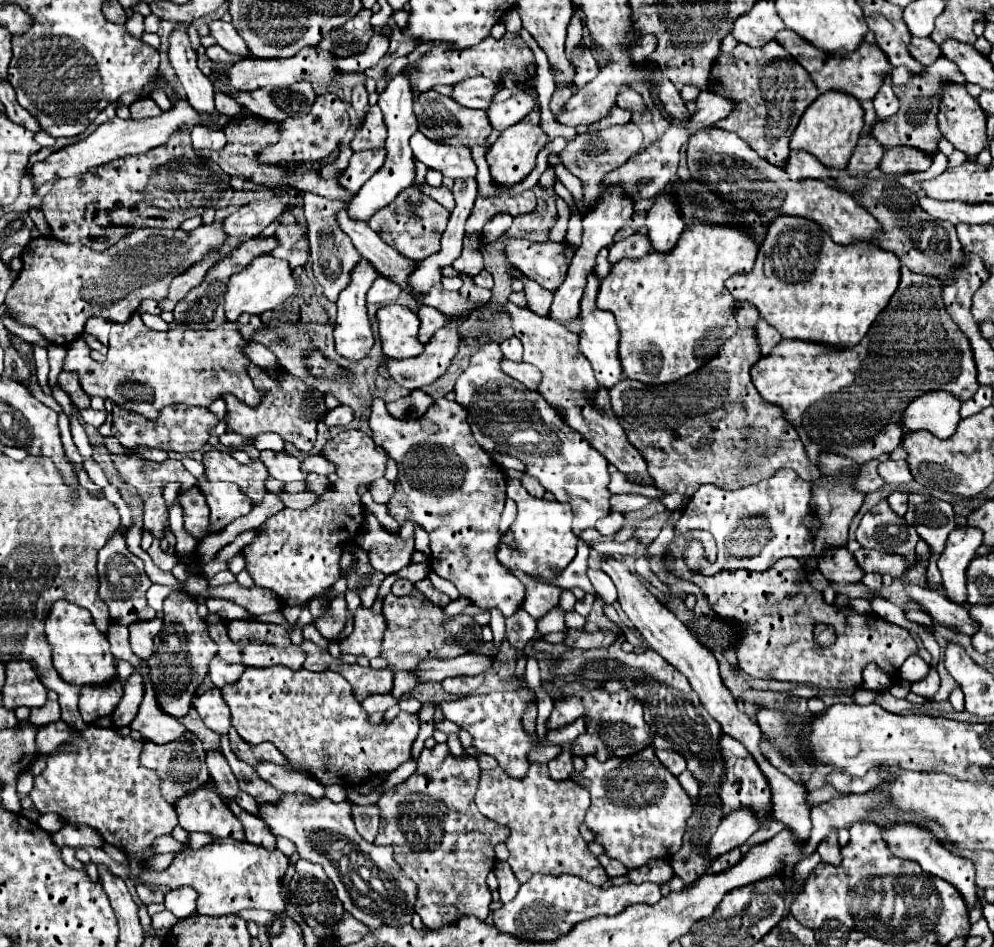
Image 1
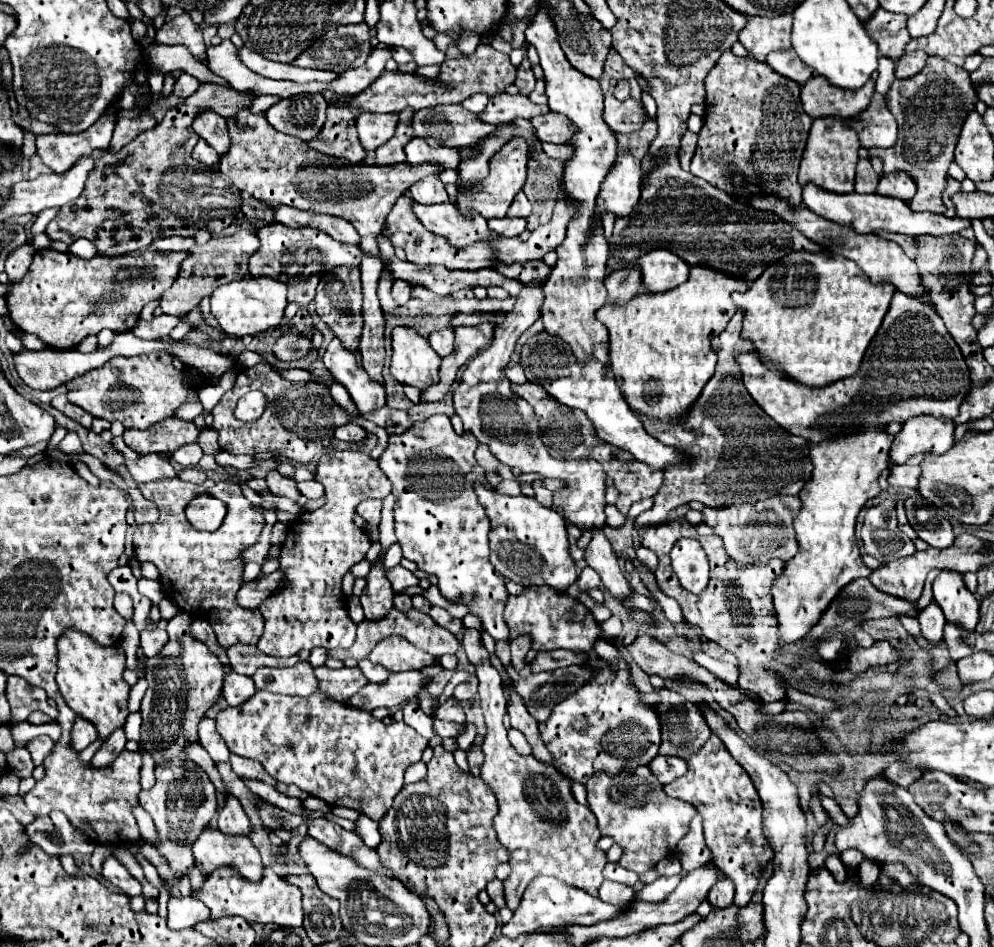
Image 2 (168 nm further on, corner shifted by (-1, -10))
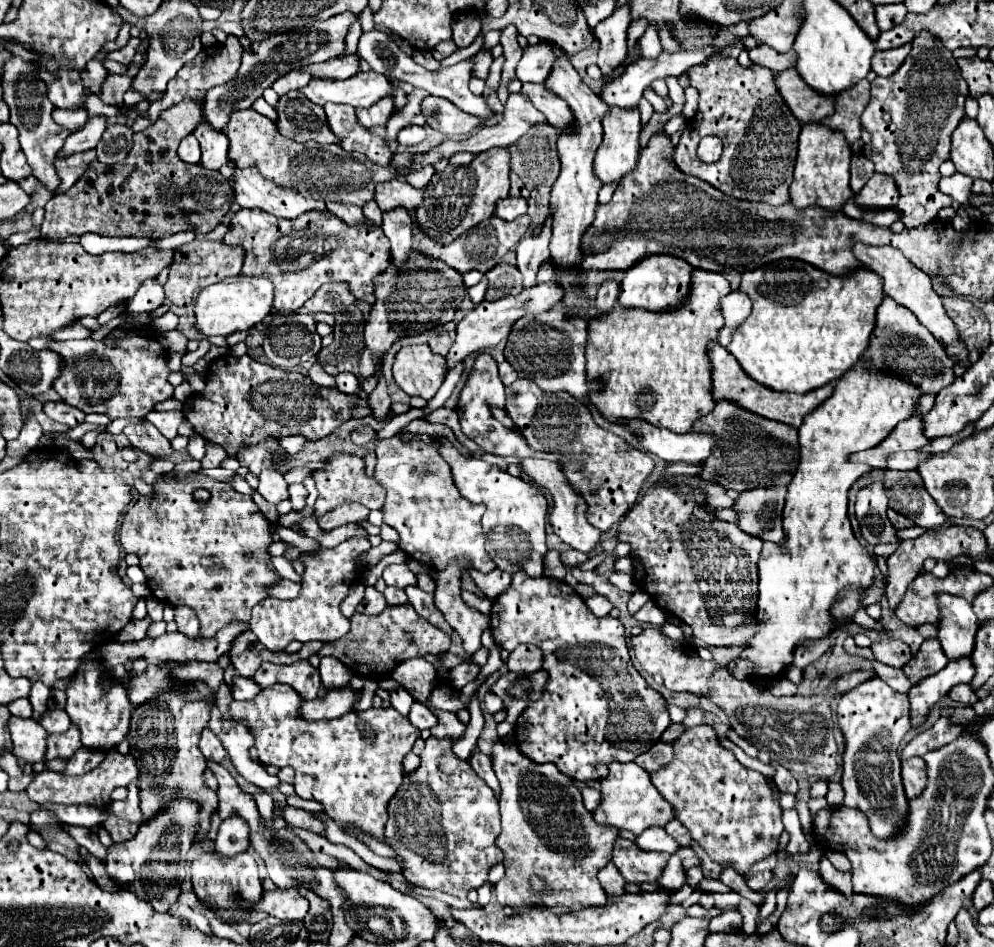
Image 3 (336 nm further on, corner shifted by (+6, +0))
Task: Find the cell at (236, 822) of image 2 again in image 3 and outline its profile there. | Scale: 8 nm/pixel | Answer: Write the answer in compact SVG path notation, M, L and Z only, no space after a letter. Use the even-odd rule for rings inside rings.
M228 817L220 823L214 849L222 857L234 857L236 853L248 849L248 835L250 827L246 825L246 821L242 821L240 817Z

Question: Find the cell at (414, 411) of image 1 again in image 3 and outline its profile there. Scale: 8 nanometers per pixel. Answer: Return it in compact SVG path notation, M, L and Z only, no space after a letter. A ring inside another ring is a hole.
M222 355L222 357L216 357L208 367L206 389L184 401L184 415L200 437L222 445L230 457L236 457L242 445L252 445L252 441L266 441L266 437L282 439L288 435L302 435L306 441L324 439L340 423L368 417L370 405L362 395L346 395L346 393L338 393L338 389L320 387L304 373L282 371L278 367L258 363L250 355L242 355L242 357Z

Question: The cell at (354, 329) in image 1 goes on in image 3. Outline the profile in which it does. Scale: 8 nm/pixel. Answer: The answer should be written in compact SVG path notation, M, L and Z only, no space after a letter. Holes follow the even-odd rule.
M424 417L414 419L412 423L408 423L394 437L376 441L376 449L374 451L376 451L378 463L376 463L376 469L374 469L374 479L378 479L384 485L384 489L386 489L386 503L382 507L384 523L390 525L390 527L394 527L398 531L398 535L400 535L400 549L408 557L414 557L416 561L420 561L420 563L436 569L436 571L444 571L454 557L464 557L480 573L494 571L496 565L494 565L494 561L488 557L488 553L484 549L484 541L486 539L484 539L482 525L480 525L480 517L484 513L484 505L482 503L466 501L458 493L458 487L454 485L454 477L450 477L450 465L446 465L446 461L442 461L442 455L438 453L438 445L424 443L424 441L418 441L418 439L404 441L400 437L402 433L416 433L416 435L428 433L428 435L444 435L444 437L450 437L450 441L454 441L454 445L458 445L458 451L464 457L472 457L470 451L464 445L458 443L458 439L454 437L454 433L452 433L450 427L440 425L440 423L430 423Z

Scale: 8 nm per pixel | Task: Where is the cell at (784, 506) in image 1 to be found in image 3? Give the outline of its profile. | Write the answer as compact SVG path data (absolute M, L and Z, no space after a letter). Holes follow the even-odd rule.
M786 487L752 489L740 493L734 501L734 511L738 513L736 525L740 531L754 535L762 541L784 543L782 529L782 509L784 509Z

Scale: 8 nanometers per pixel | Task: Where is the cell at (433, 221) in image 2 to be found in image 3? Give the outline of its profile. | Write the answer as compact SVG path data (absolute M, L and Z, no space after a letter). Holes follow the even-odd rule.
M392 179L376 187L376 203L382 211L402 207L414 215L418 205L422 205L422 191L414 189L404 179Z

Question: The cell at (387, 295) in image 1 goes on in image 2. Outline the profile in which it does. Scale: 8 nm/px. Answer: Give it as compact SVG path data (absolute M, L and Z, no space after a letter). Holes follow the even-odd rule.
M395 281L395 283L393 283L393 289L391 289L391 295L393 295L393 299L395 299L399 305L407 303L407 301L411 299L411 285L405 283L405 281Z

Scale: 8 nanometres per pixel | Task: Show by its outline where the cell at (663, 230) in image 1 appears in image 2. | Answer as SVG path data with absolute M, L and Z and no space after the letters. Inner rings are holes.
M665 249L645 253L641 259L637 259L637 267L641 271L643 287L651 295L675 289L689 279L689 265L673 251Z

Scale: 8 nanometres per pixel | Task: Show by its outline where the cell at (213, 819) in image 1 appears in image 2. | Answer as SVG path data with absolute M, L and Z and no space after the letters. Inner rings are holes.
M209 827L193 845L193 857L205 875L211 875L219 867L233 867L247 881L263 879L261 855L251 839L245 837L221 835L221 831Z

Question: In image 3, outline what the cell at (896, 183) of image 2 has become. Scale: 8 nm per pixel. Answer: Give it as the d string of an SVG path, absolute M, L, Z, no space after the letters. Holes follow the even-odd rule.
M874 173L864 189L858 193L856 203L866 209L888 209L898 203L898 185L894 185L892 177L882 173Z

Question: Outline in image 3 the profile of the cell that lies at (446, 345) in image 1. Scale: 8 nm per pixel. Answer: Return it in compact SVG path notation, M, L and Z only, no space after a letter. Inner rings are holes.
M548 281L548 283L536 285L536 287L528 289L528 291L522 291L516 297L502 297L498 301L482 301L472 311L468 311L462 321L458 321L458 325L456 325L456 341L454 341L452 349L450 349L450 353L446 355L446 371L454 369L470 353L478 353L478 351L484 351L488 347L498 345L510 333L512 325L520 317L526 317L526 315L536 317L536 315L548 311L550 307L554 307L560 299L562 299L560 285L556 281Z

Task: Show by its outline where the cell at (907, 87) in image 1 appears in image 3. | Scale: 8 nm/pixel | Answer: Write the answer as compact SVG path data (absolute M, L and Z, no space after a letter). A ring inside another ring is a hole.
M920 31L914 37L912 51L896 73L872 81L872 99L862 113L862 127L872 135L870 145L864 147L864 155L876 165L878 173L894 177L900 189L896 207L902 211L906 227L930 223L942 207L950 207L952 203L938 189L938 169L950 159L950 135L964 117L966 97L968 85L958 73L956 59L928 31ZM882 113L890 113L890 123L882 121Z

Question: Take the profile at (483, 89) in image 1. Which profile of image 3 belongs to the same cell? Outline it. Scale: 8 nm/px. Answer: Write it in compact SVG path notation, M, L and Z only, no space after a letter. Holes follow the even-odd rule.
M516 79L510 83L508 93L526 93L526 97L530 97L534 107L540 109L548 117L550 125L554 125L558 129L566 129L572 123L572 111L568 109L568 105L560 97L546 91L544 85L522 83Z

